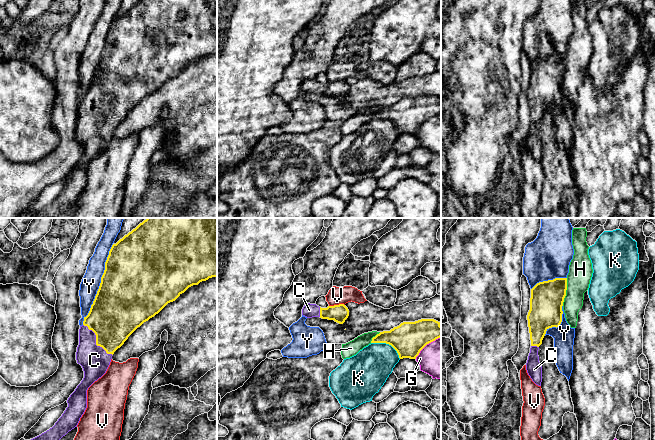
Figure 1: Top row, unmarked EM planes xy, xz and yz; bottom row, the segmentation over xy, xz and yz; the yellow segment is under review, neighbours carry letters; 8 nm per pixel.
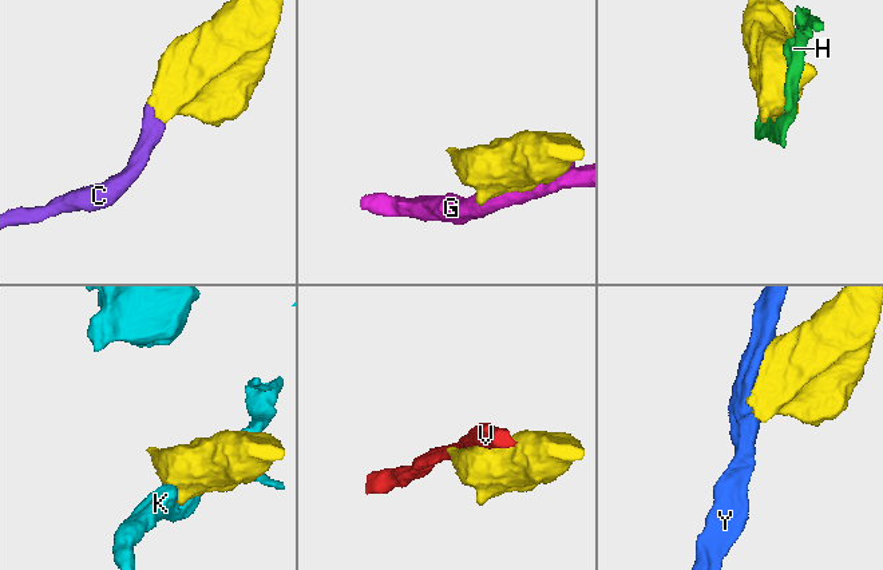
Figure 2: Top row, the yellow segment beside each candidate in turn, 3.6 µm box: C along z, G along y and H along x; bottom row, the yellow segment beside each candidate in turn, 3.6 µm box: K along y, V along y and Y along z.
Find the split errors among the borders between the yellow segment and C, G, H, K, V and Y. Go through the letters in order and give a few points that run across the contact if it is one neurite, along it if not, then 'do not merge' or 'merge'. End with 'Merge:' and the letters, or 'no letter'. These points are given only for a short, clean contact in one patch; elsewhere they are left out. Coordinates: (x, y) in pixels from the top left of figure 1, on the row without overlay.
C: line xy (114, 92), (96, 117), (94, 136); merge
G: do not merge
H: do not merge
K: do not merge
V: do not merge
Y: do not merge
Merge: C

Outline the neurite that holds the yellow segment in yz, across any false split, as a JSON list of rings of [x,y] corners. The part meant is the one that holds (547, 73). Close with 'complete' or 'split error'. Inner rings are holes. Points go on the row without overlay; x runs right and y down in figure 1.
[[[567,54],[537,59],[531,65],[530,86],[527,91],[531,124],[526,146],[532,157],[541,162],[542,142],[538,126],[546,107],[559,103],[562,98],[562,82],[567,66]]]; split error

